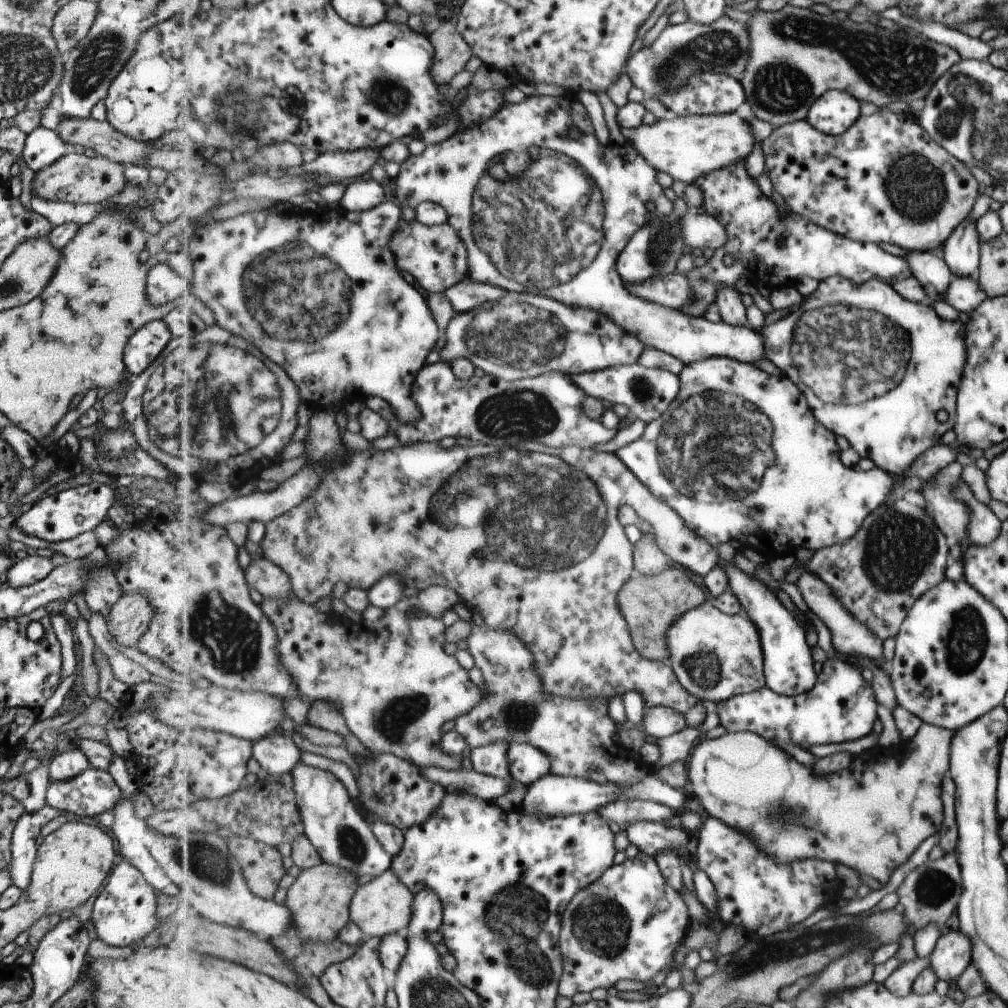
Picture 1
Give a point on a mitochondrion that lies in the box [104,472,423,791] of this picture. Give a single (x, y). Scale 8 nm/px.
(231, 639)

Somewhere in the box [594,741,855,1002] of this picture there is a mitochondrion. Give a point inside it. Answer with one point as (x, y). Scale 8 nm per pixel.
(809, 830)

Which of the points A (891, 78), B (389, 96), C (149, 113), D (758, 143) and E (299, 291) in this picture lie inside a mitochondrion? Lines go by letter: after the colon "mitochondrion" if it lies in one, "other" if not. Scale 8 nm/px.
A: mitochondrion
B: mitochondrion
C: other
D: other
E: mitochondrion

